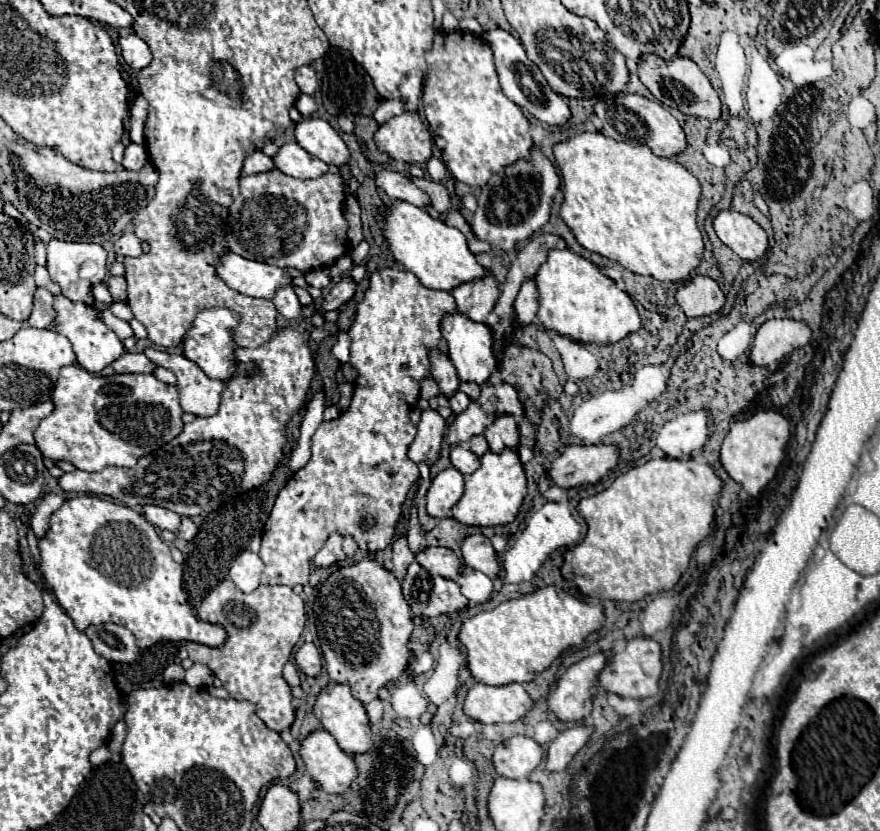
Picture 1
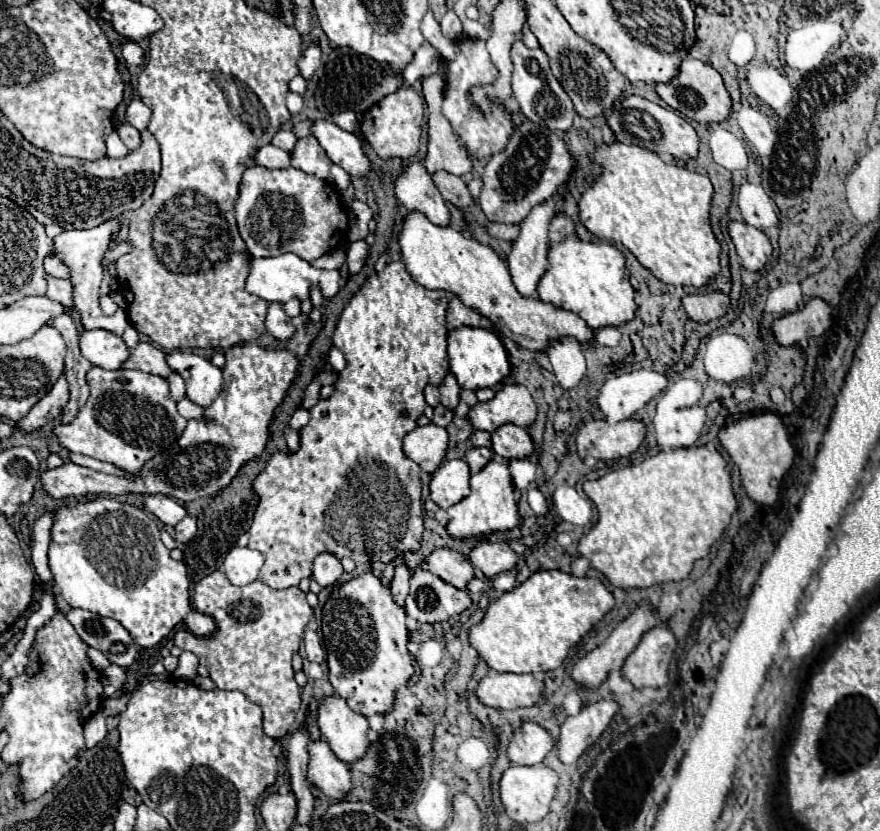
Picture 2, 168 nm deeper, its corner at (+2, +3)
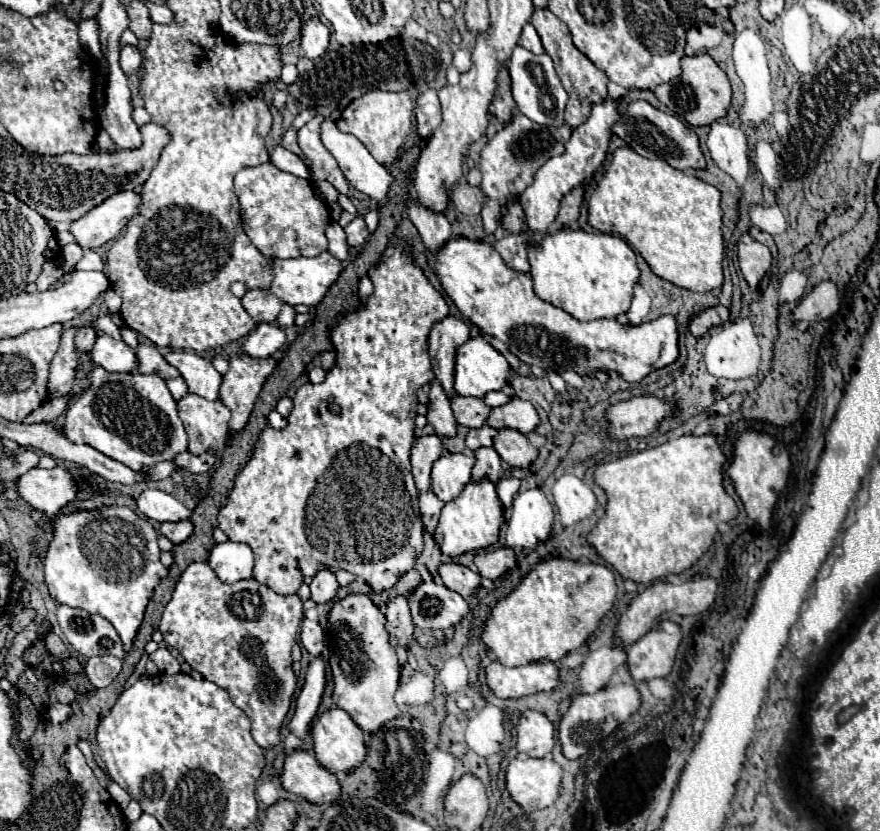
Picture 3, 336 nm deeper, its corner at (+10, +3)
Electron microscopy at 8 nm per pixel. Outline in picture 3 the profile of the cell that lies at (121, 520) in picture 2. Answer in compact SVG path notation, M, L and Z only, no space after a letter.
M105 507L99 511L67 513L61 515L55 523L55 537L45 557L45 583L49 595L59 605L79 607L105 617L119 633L123 647L129 651L137 635L137 629L143 621L143 613L147 601L153 595L153 589L159 585L163 577L167 577L167 567L159 561L159 553L161 551L157 545L157 533L153 525L147 519L133 513L129 507Z

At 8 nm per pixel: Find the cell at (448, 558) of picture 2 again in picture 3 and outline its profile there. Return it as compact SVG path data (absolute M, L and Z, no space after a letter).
M443 563L439 567L439 575L445 587L449 587L451 591L457 591L463 597L471 597L483 581L479 573L471 571L469 567L457 565L457 563Z

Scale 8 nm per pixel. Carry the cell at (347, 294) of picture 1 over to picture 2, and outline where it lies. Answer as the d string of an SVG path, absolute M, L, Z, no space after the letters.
M355 241L349 245L347 249L347 267L349 267L349 275L357 275L365 263L369 255L369 245L365 241Z

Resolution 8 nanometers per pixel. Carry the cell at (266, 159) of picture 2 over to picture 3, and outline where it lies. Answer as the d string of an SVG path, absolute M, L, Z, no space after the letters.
M277 145L273 151L271 151L271 163L277 165L279 169L291 173L291 175L297 175L297 177L303 177L303 179L309 179L309 169L305 167L305 163L291 151L287 151L285 147Z

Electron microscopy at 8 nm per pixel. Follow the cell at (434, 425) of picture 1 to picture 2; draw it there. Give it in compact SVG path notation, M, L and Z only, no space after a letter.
M429 423L425 427L415 427L403 439L403 451L425 473L433 473L441 465L445 449L447 449L447 431L445 427L439 427L435 423Z

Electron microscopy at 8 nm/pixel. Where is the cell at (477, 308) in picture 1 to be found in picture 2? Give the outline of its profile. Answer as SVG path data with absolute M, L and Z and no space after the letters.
M457 295L451 297L449 309L447 309L447 329L455 329L461 325L479 327L479 321L481 321L481 315L475 309L463 305Z

